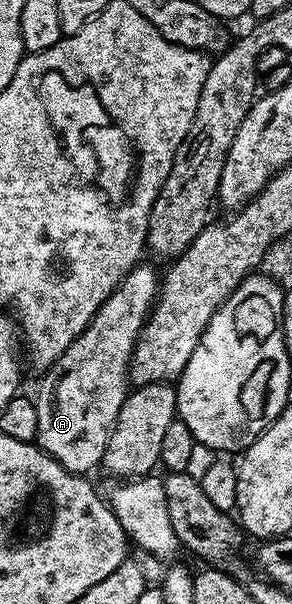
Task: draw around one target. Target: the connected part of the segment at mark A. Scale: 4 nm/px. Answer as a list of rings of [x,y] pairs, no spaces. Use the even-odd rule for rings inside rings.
[[[144,265],[135,266],[123,278],[115,291],[99,306],[93,321],[83,332],[61,353],[61,357],[51,367],[47,368],[39,383],[39,395],[34,396],[37,409],[37,437],[35,443],[39,450],[52,455],[61,466],[72,475],[86,476],[87,471],[98,468],[103,462],[103,454],[111,436],[111,426],[115,423],[117,413],[129,394],[129,368],[131,354],[139,334],[143,332],[143,324],[147,322],[155,297],[159,294],[161,282],[160,272]]]

